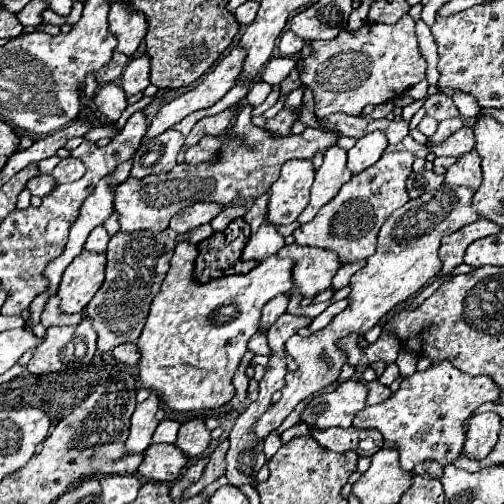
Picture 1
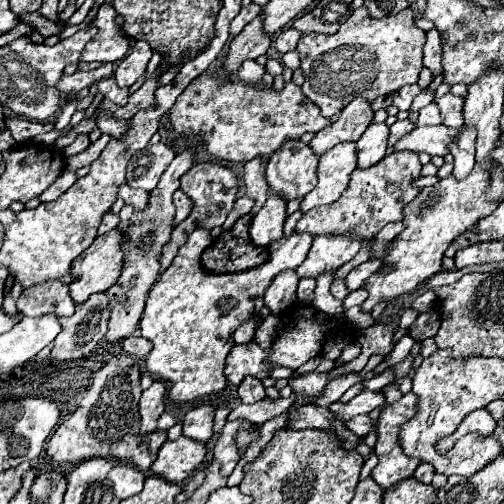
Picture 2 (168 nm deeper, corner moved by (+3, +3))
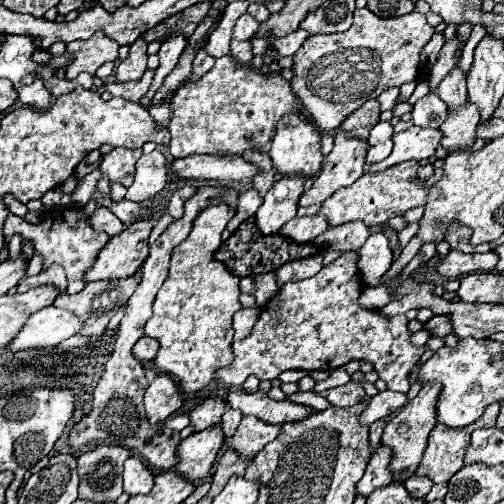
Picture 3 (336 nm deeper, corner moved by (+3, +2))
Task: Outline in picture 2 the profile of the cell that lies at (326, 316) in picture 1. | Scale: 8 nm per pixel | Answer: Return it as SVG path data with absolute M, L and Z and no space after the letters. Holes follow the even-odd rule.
M360 288L356 292L350 292L350 296L344 300L344 310L352 308L352 306L360 306L366 298L368 298L368 292L364 288Z

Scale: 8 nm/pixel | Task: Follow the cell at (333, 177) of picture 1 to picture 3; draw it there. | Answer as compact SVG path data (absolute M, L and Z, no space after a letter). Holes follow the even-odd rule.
M336 133L334 149L324 157L320 175L314 185L300 197L300 205L308 207L332 197L338 189L352 185L366 169L366 141Z

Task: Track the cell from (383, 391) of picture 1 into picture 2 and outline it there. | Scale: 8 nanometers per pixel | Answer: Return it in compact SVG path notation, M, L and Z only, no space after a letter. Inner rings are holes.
M406 394L402 396L402 400L398 400L396 404L386 404L382 408L382 414L380 414L380 420L378 420L378 440L376 440L376 446L374 446L374 452L378 454L380 462L378 466L372 470L372 478L376 480L376 484L382 488L382 490L388 490L392 488L394 484L398 484L400 480L404 478L410 478L414 474L414 468L420 464L420 460L412 460L410 456L404 456L402 448L400 448L400 442L398 442L398 434L400 434L400 424L408 422L414 414L416 414L416 404L418 404L418 396L416 394Z

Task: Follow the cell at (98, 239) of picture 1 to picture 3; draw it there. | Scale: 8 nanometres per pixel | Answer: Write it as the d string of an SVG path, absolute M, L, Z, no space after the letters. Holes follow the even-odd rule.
M98 207L94 211L94 215L90 217L90 221L92 221L94 229L100 229L100 231L108 233L110 237L116 237L124 229L122 221L110 209L106 209L106 207Z

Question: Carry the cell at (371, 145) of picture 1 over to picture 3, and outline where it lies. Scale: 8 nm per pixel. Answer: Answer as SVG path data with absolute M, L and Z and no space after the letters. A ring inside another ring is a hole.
M376 123L368 137L368 151L366 151L366 163L380 163L384 161L392 151L392 125L390 123Z

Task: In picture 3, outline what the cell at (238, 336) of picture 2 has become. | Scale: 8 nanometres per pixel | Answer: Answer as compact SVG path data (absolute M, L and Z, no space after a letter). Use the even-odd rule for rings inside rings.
M258 307L238 311L234 315L234 339L244 339L252 331L252 327L256 325L258 315L260 315L260 309Z

